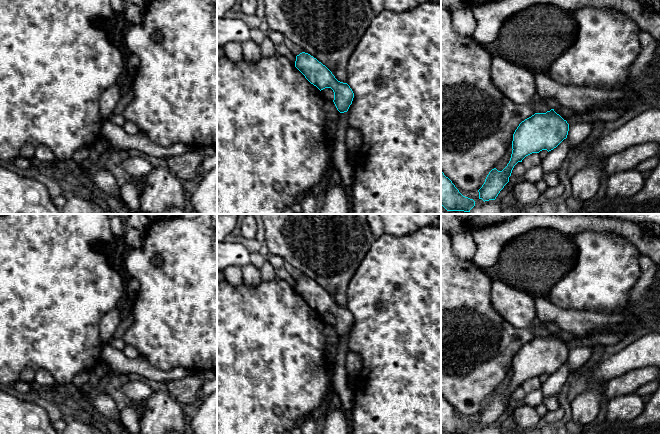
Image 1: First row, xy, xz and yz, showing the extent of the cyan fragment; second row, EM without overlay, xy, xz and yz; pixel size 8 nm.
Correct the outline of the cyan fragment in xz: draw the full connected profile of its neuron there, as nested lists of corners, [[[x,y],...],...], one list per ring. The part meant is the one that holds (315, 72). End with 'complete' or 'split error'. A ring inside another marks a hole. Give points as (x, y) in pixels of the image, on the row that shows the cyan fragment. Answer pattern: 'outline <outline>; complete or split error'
outline [[[305,52],[296,56],[295,67],[320,91],[331,88],[334,92],[333,102],[337,110],[340,113],[348,111],[354,93],[347,83],[338,81],[325,65]]]; complete

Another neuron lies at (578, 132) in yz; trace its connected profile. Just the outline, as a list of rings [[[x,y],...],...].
[[[576,122],[569,124],[567,140],[570,149],[575,149],[576,146],[585,141],[592,132],[593,125],[589,122]]]

